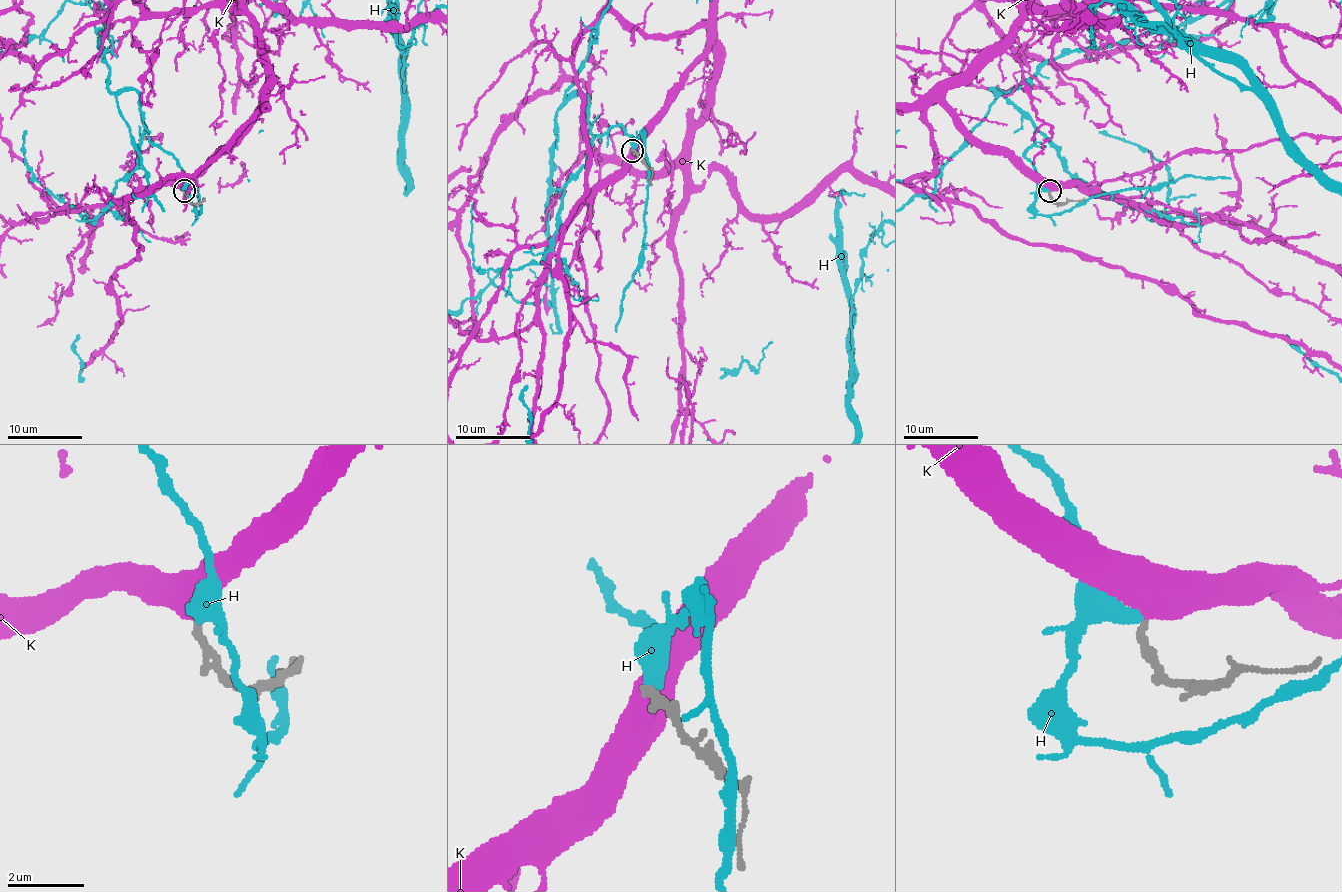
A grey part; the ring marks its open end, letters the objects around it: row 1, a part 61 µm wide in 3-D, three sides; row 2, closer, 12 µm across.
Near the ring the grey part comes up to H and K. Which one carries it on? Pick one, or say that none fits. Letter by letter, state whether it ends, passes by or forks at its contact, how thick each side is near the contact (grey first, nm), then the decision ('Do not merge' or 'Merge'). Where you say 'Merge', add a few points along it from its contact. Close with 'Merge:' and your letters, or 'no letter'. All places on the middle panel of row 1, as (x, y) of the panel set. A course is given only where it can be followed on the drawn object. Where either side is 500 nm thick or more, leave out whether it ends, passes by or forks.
H: It ends there. Thickness 240 nm (grey) against 480 nm. Do not merge
K: Thickness 240 nm (grey) against 650 nm. Merge
Merge: K

